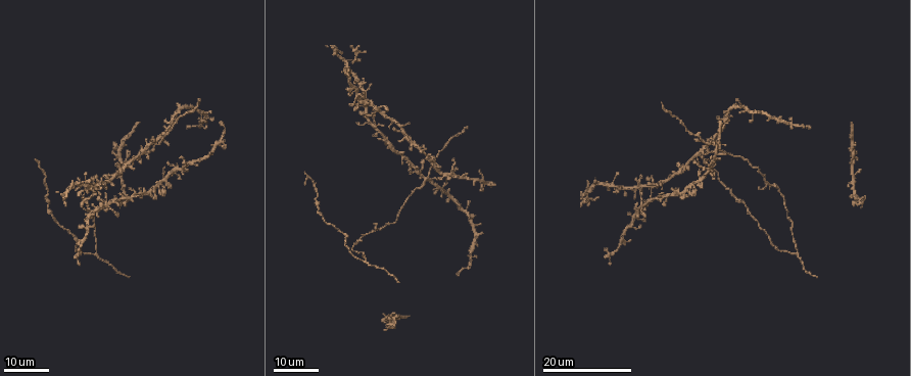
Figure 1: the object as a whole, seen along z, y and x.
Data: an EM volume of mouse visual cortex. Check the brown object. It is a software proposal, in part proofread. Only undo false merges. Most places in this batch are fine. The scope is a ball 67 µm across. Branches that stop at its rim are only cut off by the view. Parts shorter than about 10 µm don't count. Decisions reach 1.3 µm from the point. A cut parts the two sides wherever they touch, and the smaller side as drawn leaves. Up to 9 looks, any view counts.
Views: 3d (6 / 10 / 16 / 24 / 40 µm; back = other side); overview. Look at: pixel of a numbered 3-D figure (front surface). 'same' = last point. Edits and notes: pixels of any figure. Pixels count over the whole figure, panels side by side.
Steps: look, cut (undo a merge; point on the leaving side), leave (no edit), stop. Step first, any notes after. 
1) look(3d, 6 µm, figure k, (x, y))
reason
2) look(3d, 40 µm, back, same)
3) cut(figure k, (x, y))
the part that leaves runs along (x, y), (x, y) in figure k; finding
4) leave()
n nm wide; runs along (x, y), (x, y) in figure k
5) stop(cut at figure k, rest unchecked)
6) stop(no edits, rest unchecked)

look(3d, 24 µm, figure 1, (653, 189))
four arms meet

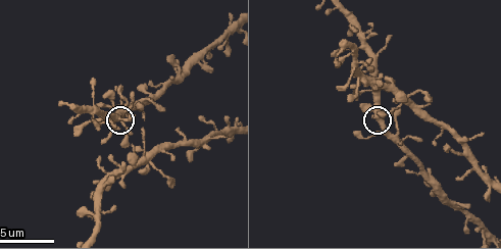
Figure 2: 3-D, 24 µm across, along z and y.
look(3d, 6 µm, figure 2, (379, 116))

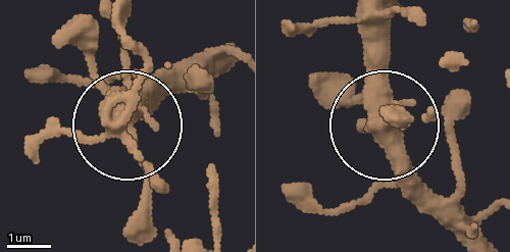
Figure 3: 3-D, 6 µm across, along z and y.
look(3d, 6 µm, back, figure 3, (385, 123))

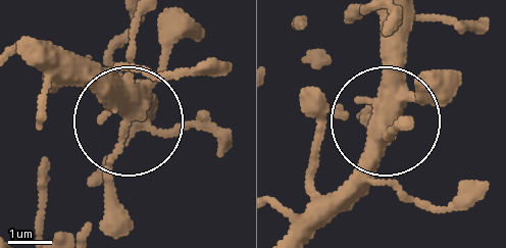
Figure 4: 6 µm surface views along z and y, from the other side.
leave()
one neuron here

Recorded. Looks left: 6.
look(3d, 24 µm, figure 1, (314, 199))
thick turns thin

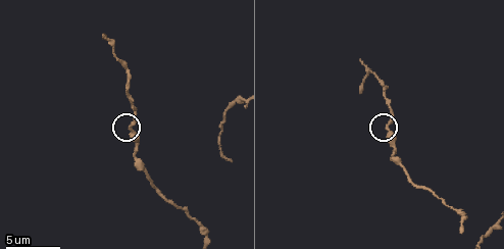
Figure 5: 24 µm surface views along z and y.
look(3d, 6 µm, figure 5, (131, 128))

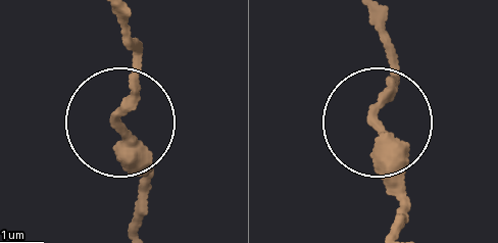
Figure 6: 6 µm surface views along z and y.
leave()
310 nm wide; continuous, no second neuron

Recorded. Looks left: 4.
look(3d, 16 µm, figure 1, (763, 175))
calibre changes

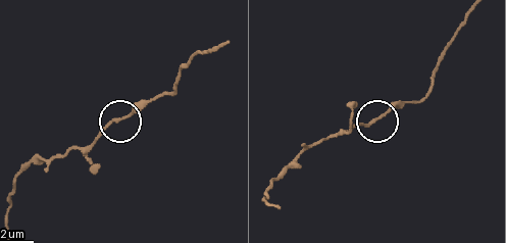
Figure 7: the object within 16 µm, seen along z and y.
look(3d, 6 µm, figure 7, (124, 116))

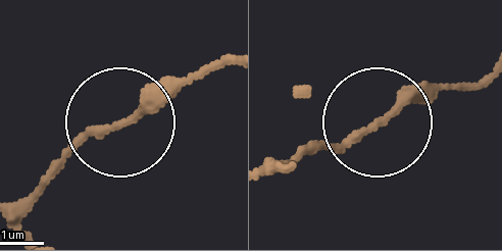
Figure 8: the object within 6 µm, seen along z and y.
leave()
all the same neuron

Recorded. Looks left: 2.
look(3d, 10 µm, figure 2, (149, 157))
four or more arms meet

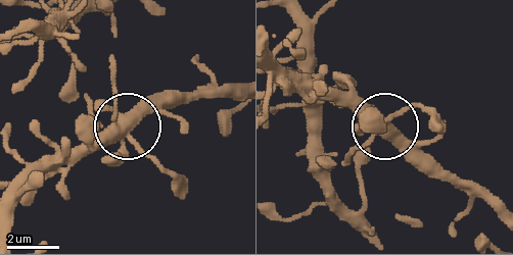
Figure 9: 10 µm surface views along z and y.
leave()
410 nm wide; one neuron here

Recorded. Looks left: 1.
stop(no edits, rest unchecked)

